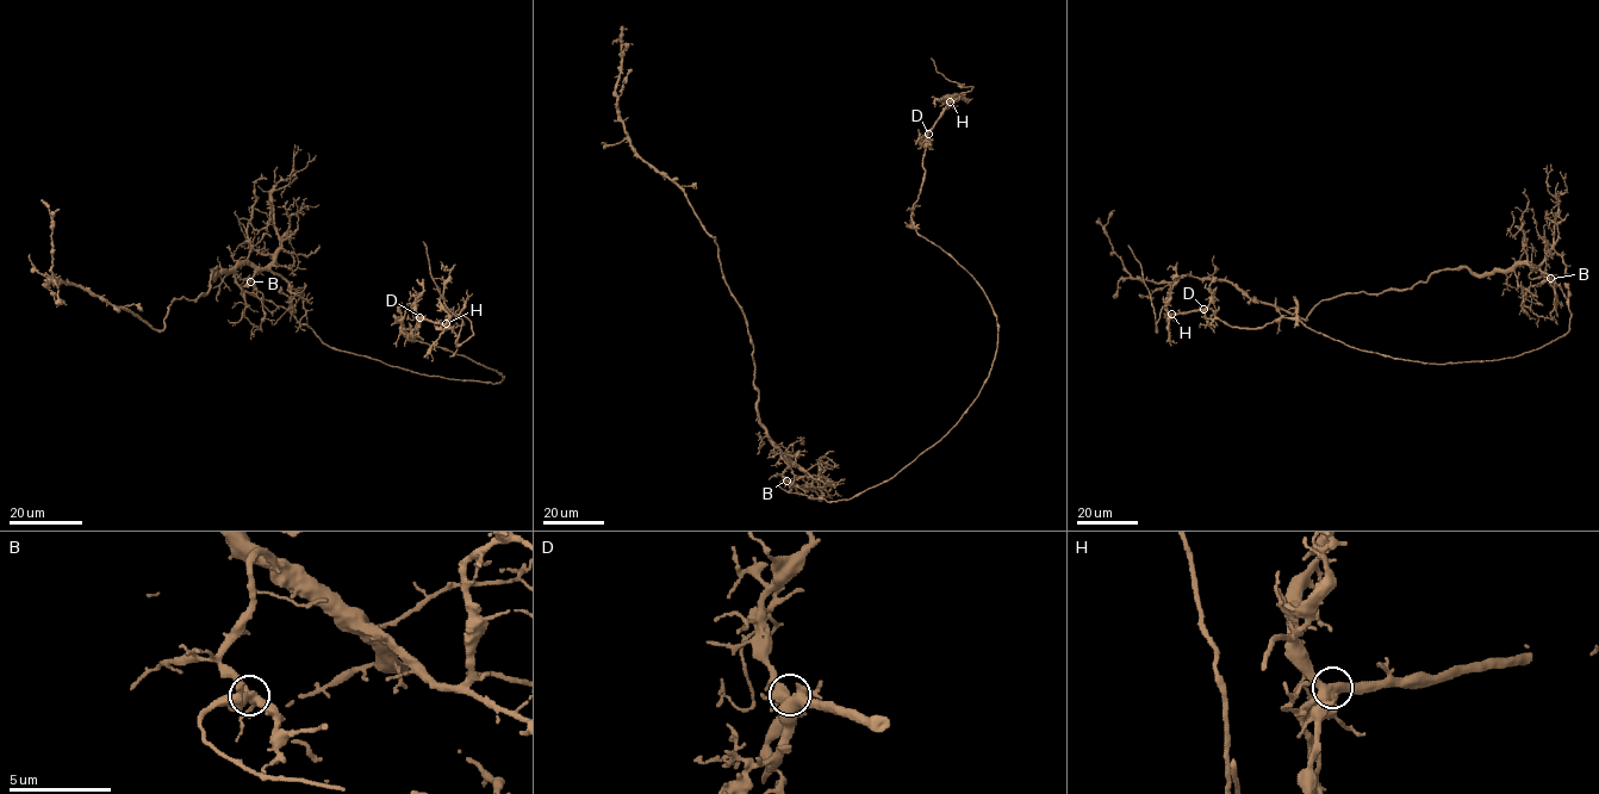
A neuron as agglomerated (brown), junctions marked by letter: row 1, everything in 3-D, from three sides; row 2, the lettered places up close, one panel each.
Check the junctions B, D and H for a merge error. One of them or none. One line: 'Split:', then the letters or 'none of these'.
Split: B

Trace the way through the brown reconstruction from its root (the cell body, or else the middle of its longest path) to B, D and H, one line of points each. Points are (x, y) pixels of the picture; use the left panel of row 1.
B: (321, 339), (286, 309), (241, 287), (250, 280)
D: (321, 339), (420, 374), (503, 379), (496, 370), (399, 328), (415, 340), (420, 317)
H: (321, 339), (420, 374), (499, 382), (496, 370), (399, 328), (415, 340), (422, 320), (446, 323)

